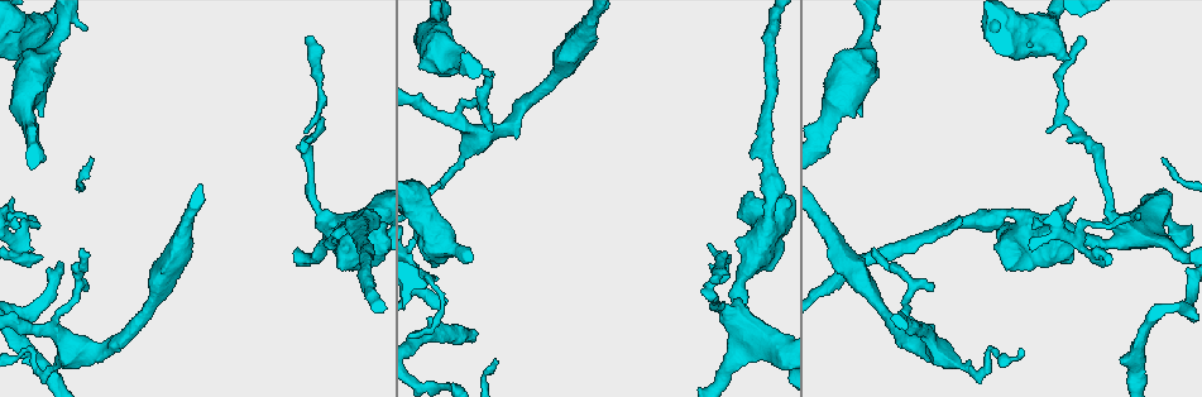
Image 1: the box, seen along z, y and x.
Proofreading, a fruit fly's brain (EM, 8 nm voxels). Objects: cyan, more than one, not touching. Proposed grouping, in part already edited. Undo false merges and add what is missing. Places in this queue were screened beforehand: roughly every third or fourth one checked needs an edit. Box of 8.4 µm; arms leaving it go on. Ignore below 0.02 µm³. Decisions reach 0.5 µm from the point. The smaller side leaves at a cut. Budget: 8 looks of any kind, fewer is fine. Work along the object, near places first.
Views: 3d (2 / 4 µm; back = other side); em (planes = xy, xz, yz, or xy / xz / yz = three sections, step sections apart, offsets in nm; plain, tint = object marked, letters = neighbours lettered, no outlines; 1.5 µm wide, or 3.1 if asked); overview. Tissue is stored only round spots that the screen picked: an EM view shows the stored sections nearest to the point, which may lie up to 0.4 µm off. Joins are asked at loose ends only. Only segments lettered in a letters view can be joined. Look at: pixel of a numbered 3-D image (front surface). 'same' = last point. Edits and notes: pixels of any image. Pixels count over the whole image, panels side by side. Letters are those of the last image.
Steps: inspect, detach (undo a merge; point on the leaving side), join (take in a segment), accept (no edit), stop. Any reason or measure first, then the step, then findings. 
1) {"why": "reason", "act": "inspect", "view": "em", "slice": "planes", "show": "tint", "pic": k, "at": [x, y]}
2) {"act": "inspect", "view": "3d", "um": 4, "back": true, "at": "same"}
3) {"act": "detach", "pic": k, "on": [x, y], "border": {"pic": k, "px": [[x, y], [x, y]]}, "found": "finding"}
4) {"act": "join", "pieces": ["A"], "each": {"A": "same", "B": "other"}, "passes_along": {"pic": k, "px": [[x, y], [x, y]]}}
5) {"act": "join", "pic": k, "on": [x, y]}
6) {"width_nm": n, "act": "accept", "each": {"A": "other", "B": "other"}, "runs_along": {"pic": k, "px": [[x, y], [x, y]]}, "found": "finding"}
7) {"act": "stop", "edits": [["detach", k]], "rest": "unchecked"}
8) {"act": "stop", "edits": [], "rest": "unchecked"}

{"why": "thin end", "act": "inspect", "view": "em", "slice": "xy", "step": 4, "show": "letters", "pic": 1, "at": [874, 248]}

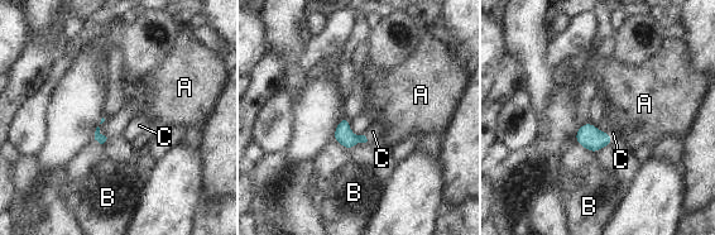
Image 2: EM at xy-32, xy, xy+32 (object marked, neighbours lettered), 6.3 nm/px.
{"act": "join", "pieces": ["C"], "each": {"A": "other", "B": "other", "C": "same"}, "passes_along": {"pic": 2, "px": [[342, 135], [365, 138], [373, 132]]}, "found": "it goes on there"}

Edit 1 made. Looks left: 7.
{"why": "an open end", "act": "inspect", "view": "3d", "um": 2, "pic": 1, "at": [348, 217]}

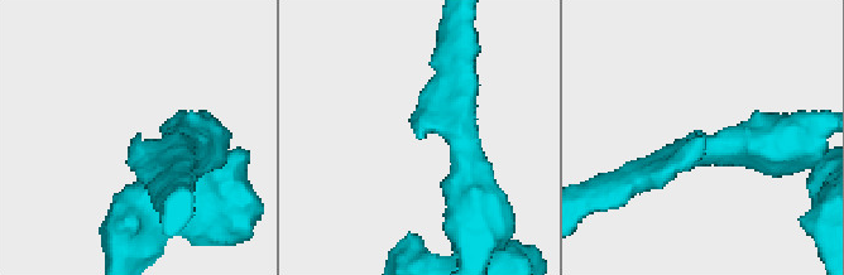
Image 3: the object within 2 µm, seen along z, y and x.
{"arm_widths_nm": [220, 380], "act": "inspect", "view": "em", "slice": "planes", "show": "plain", "pic": 3, "at": [141, 133]}

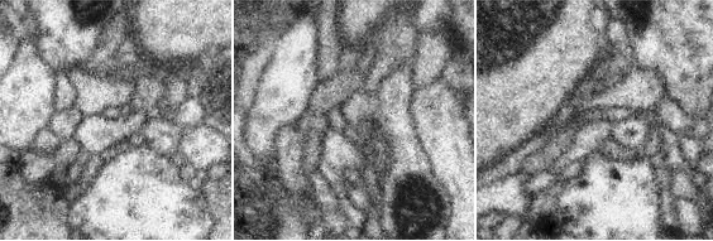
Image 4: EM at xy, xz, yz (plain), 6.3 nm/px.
{"act": "inspect", "view": "em", "slice": "planes", "show": "letters", "at": "same"}

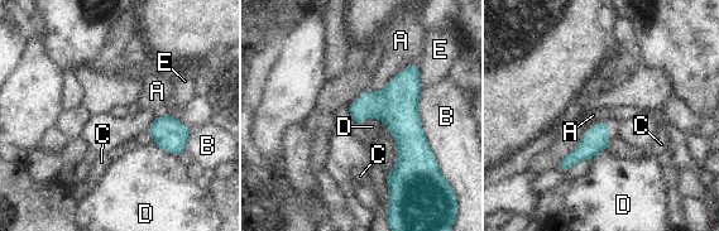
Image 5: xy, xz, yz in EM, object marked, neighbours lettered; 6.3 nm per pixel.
{"act": "accept", "each": {"A": "other", "B": "other", "C": "other", "D": "other", "E": "other"}, "border": {"pic": 5, "px": [[418, 62], [380, 90], [367, 90]]}, "found": "no lettered segment goes on from it"}

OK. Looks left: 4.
{"why": "stops while still wide", "act": "inspect", "view": "3d", "um": 4, "pic": 1, "at": [431, 264]}

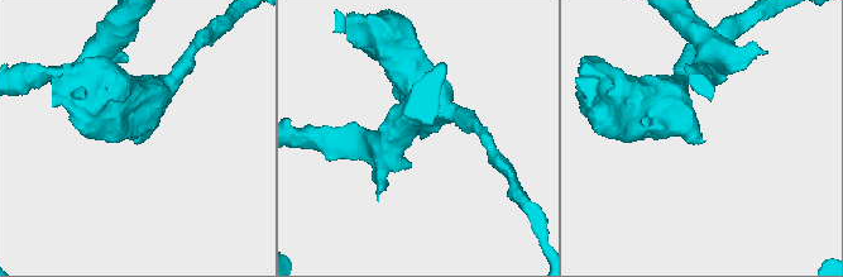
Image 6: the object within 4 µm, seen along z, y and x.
{"why": "shape alone is not enough", "act": "inspect", "view": "em", "slice": "yz", "step": 8, "show": "letters", "pic": 6, "at": [702, 142]}

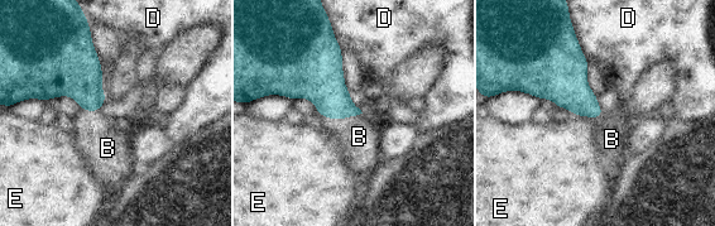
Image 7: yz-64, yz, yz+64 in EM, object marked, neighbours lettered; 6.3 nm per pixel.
{"act": "join", "pieces": ["B"], "each": {"B": "same", "D": "other", "E": "other"}, "passes_along": {"pic": 7, "px": [[324, 83], [342, 118], [359, 136]]}, "found": "the neuron continues"}

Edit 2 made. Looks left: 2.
{"act": "stop", "edits": [["join", 2], ["join", 7]], "rest": "unchecked"}

